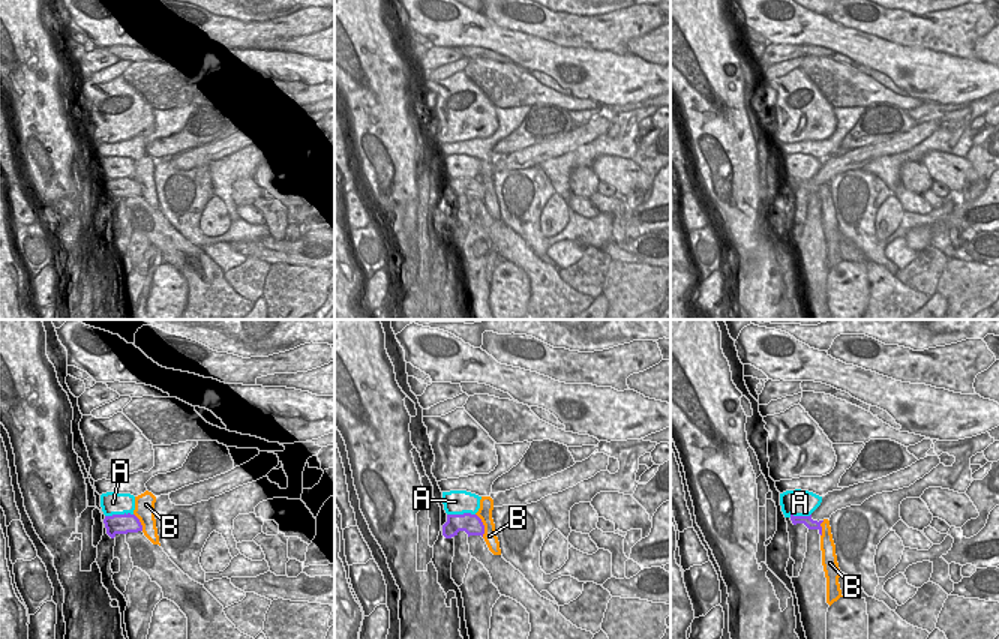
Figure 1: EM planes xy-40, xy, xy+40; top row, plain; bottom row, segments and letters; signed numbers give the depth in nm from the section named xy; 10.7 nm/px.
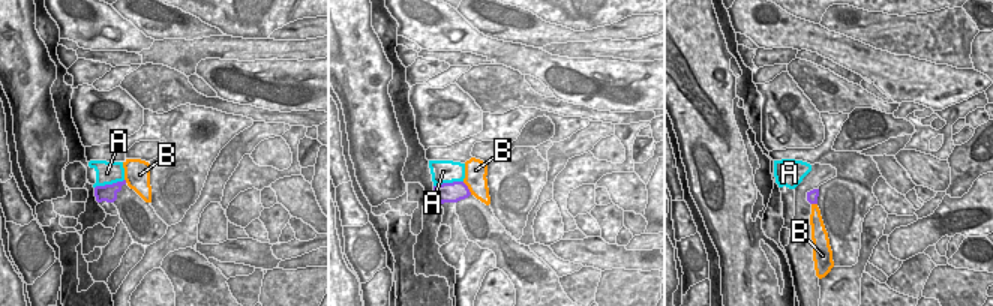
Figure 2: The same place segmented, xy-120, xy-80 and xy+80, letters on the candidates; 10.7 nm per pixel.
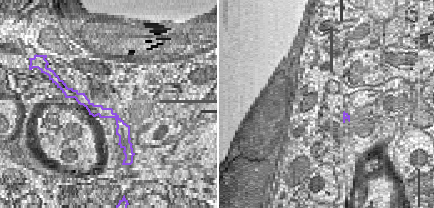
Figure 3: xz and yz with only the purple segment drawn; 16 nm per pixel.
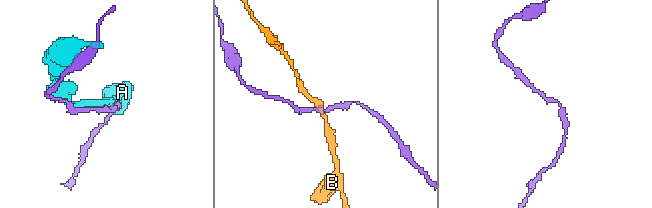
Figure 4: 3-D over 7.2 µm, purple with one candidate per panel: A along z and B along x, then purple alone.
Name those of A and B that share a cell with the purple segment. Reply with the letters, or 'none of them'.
none of them

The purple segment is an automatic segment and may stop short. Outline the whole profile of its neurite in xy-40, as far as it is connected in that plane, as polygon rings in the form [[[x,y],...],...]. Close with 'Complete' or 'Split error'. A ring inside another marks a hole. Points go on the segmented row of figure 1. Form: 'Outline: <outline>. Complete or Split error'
Outline: [[[112,514],[104,519],[106,534],[114,538],[117,534],[142,531],[142,525],[135,514]]]. Complete

